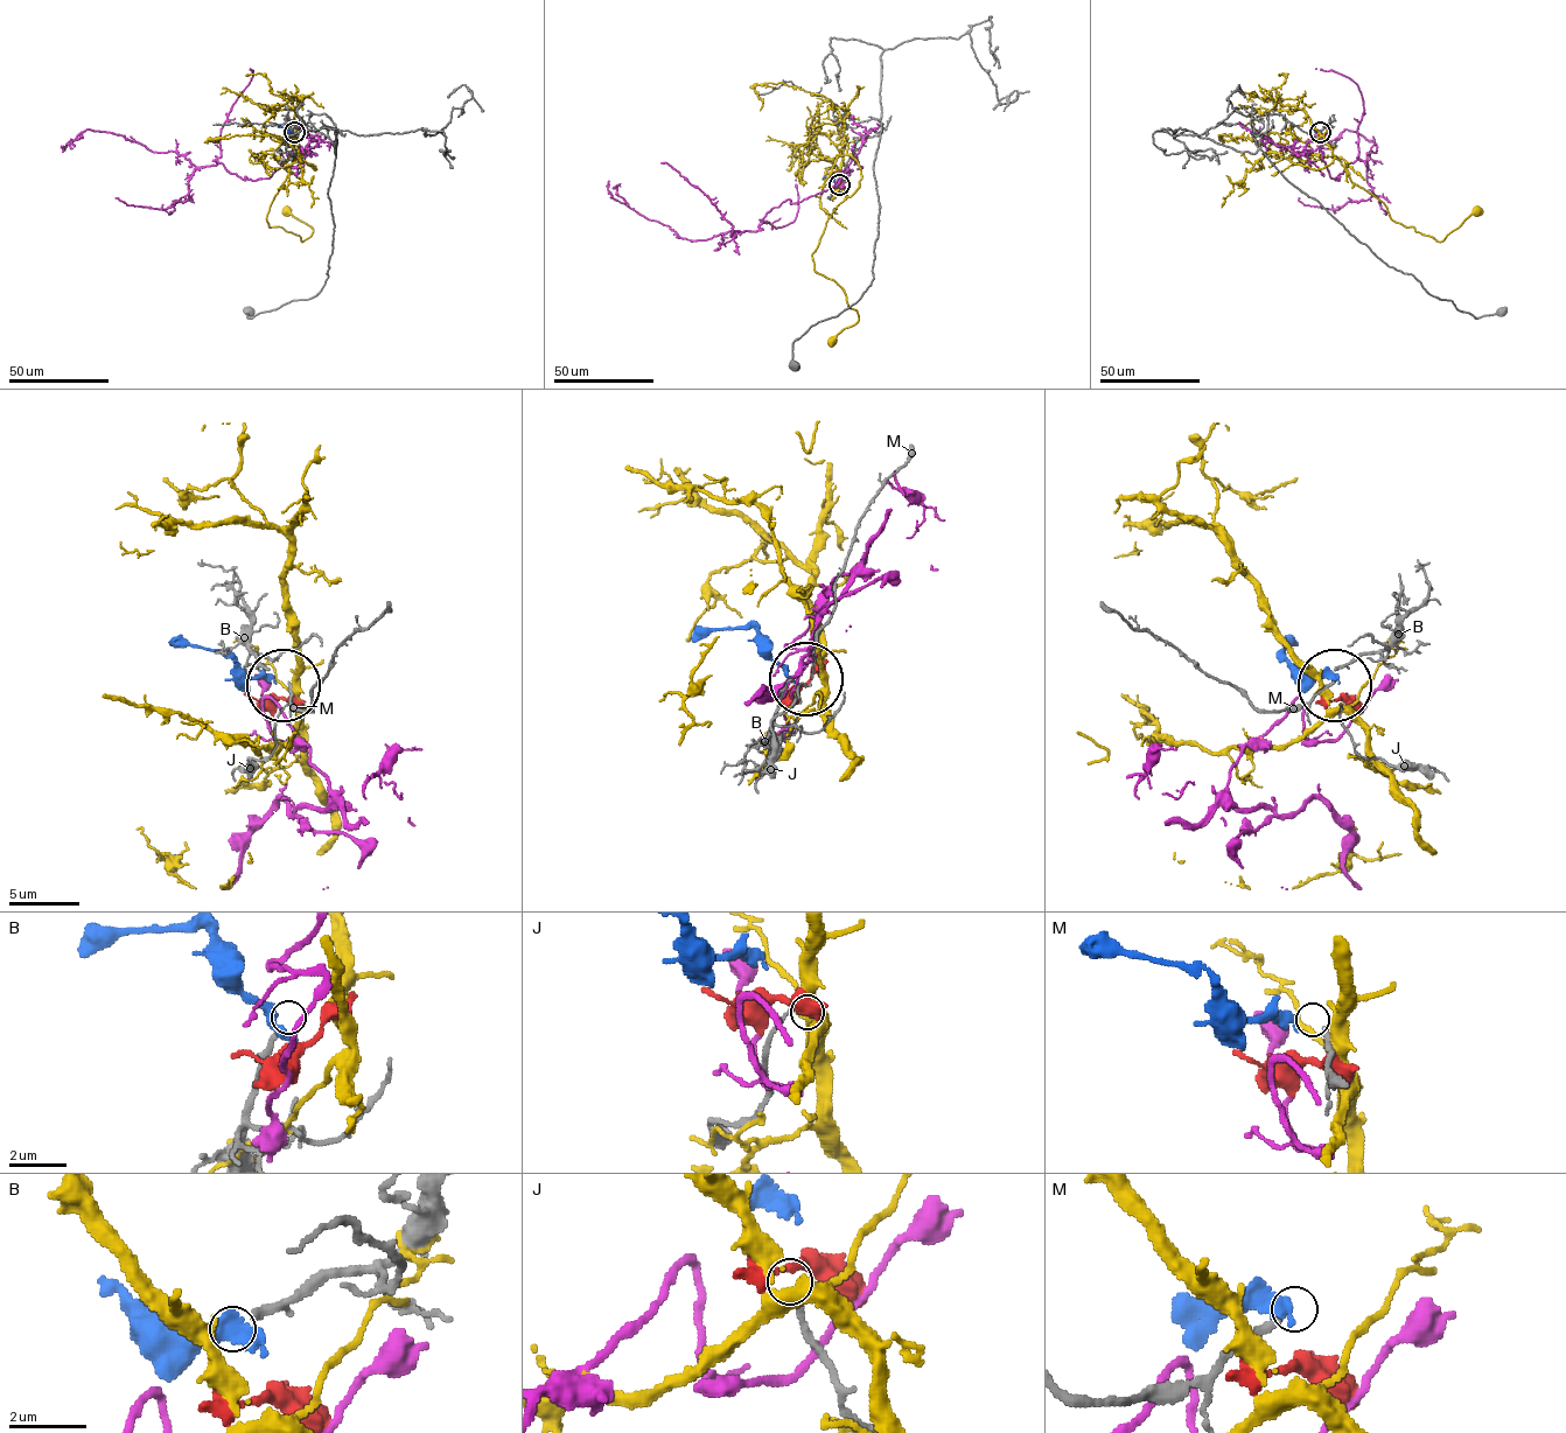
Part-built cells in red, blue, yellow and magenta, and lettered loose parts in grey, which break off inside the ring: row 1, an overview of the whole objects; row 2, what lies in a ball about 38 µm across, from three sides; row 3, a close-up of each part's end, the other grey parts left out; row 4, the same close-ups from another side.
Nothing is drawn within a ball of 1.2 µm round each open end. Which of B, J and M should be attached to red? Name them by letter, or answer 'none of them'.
none of them

